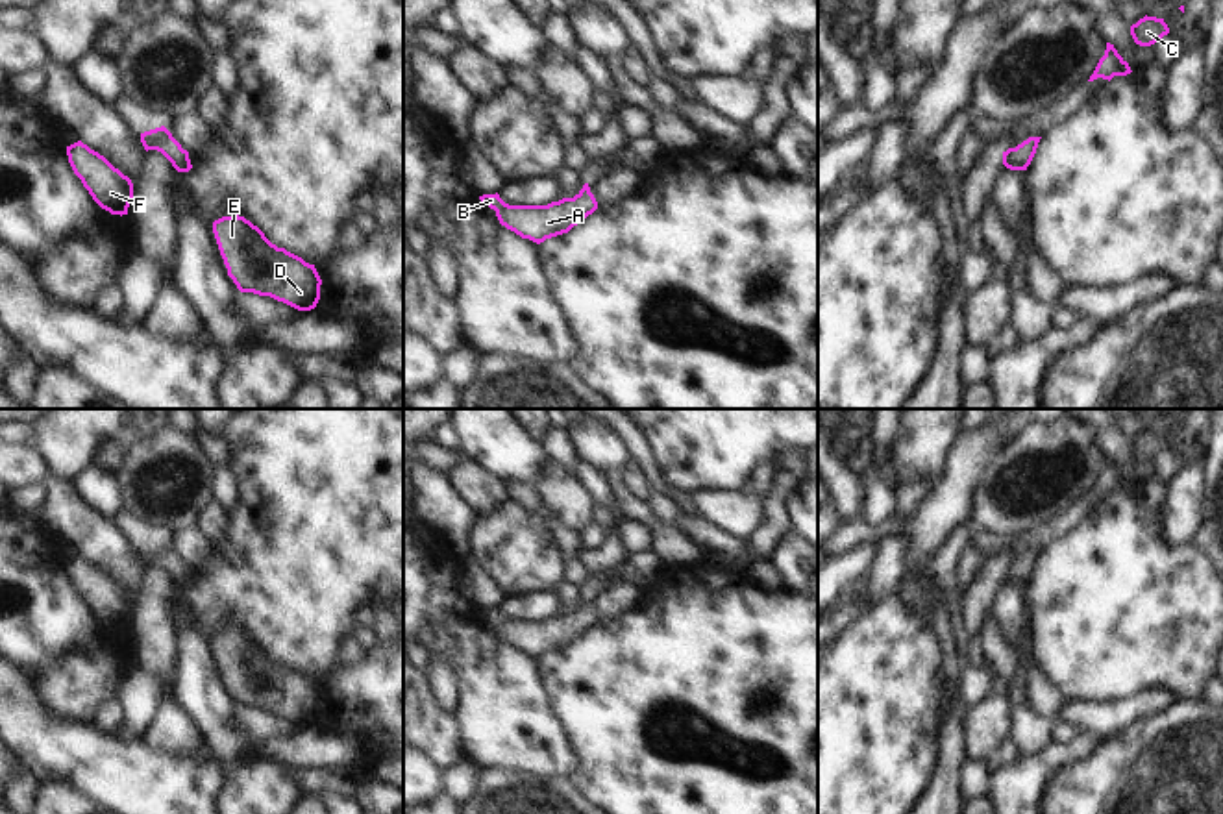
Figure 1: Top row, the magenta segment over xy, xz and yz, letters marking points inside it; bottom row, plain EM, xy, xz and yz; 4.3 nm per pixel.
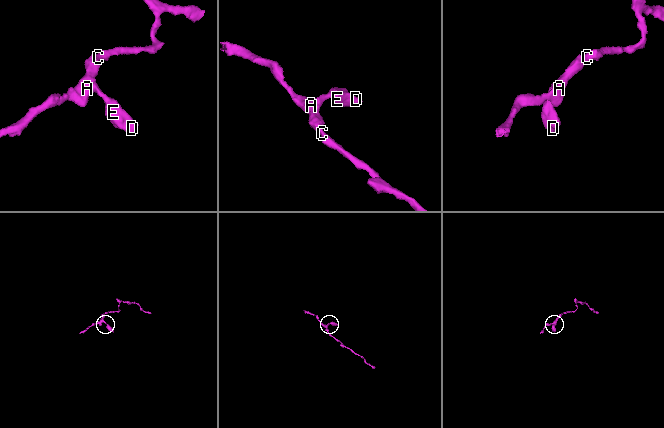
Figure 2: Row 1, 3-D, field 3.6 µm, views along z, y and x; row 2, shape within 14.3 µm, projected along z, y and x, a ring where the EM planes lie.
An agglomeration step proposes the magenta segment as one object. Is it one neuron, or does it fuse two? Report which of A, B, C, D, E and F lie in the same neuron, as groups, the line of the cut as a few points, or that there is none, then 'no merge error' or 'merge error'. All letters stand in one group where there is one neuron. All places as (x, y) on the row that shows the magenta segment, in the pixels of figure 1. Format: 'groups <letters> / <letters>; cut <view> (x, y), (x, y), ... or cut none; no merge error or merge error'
groups A B C D E F; cut none; no merge error

